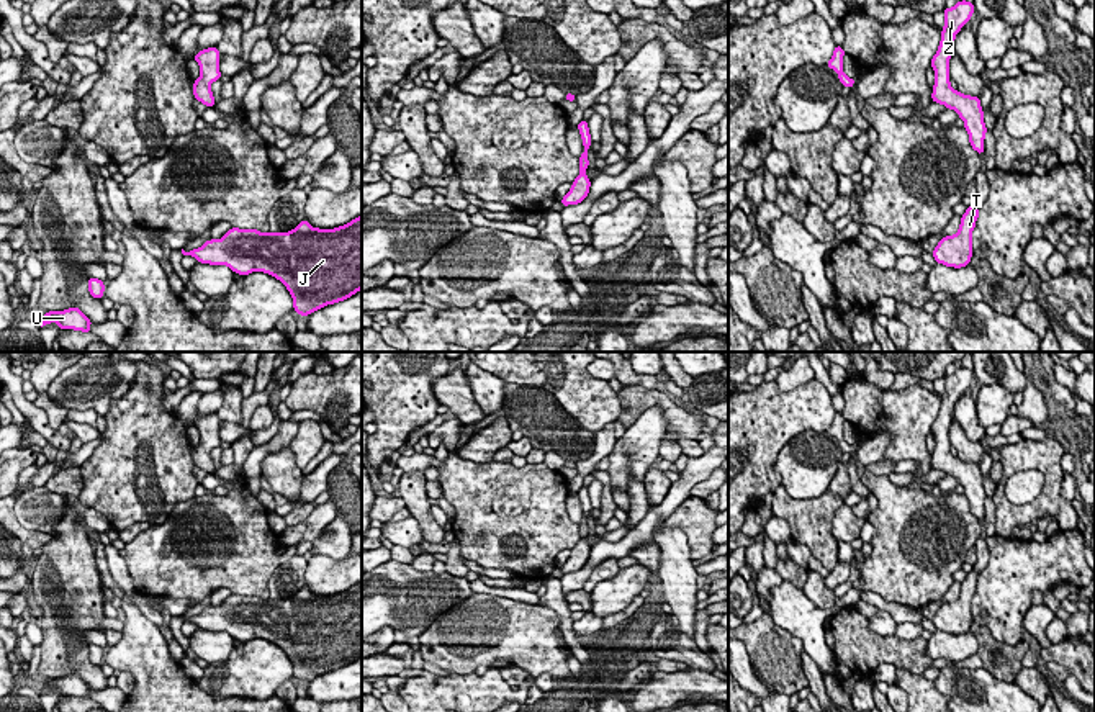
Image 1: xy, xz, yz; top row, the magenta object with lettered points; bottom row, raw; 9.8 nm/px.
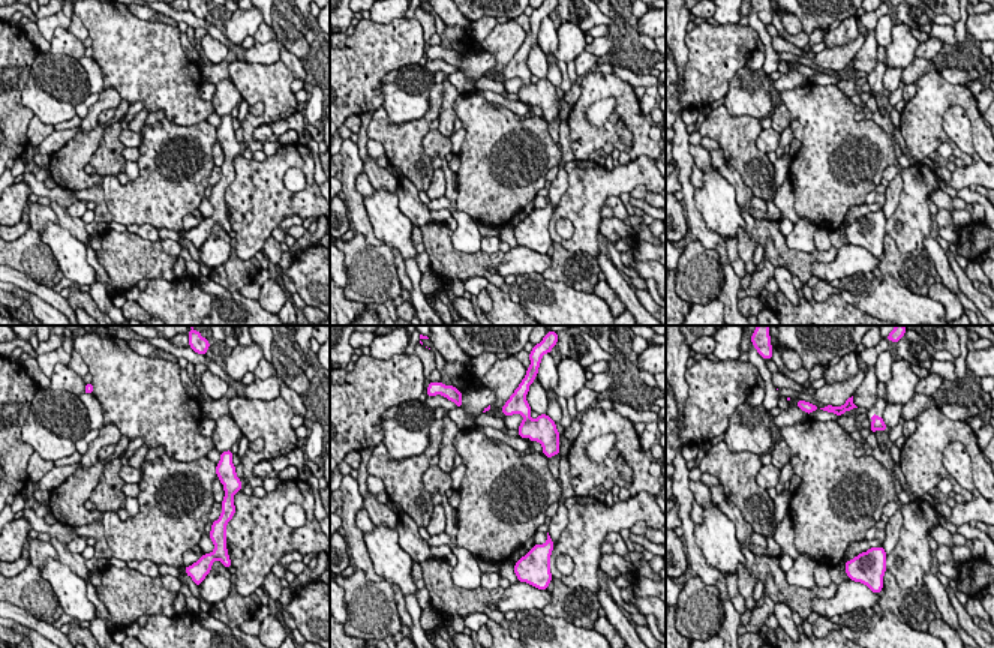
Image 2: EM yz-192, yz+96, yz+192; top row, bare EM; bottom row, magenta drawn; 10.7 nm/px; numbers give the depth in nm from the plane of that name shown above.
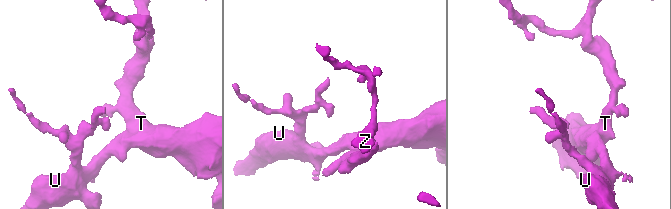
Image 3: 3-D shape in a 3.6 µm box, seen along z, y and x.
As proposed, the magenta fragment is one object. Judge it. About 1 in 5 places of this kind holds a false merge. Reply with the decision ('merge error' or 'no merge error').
no merge error

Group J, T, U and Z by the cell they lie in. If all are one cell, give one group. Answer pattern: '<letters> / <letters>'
J T U Z

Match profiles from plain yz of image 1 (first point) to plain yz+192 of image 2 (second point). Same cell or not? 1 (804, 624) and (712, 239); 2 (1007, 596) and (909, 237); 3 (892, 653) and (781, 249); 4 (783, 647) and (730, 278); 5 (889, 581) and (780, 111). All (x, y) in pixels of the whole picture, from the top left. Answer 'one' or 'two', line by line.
1: two
2: one
3: one
4: two
5: two

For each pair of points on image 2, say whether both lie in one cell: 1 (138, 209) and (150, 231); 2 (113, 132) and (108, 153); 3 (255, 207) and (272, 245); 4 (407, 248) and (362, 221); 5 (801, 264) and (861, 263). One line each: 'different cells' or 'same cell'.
1: different cells
2: same cell
3: different cells
4: different cells
5: different cells

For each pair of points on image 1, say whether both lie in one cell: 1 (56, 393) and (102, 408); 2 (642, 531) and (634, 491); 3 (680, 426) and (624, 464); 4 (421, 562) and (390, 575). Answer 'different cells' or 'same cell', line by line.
1: same cell
2: different cells
3: different cells
4: different cells

